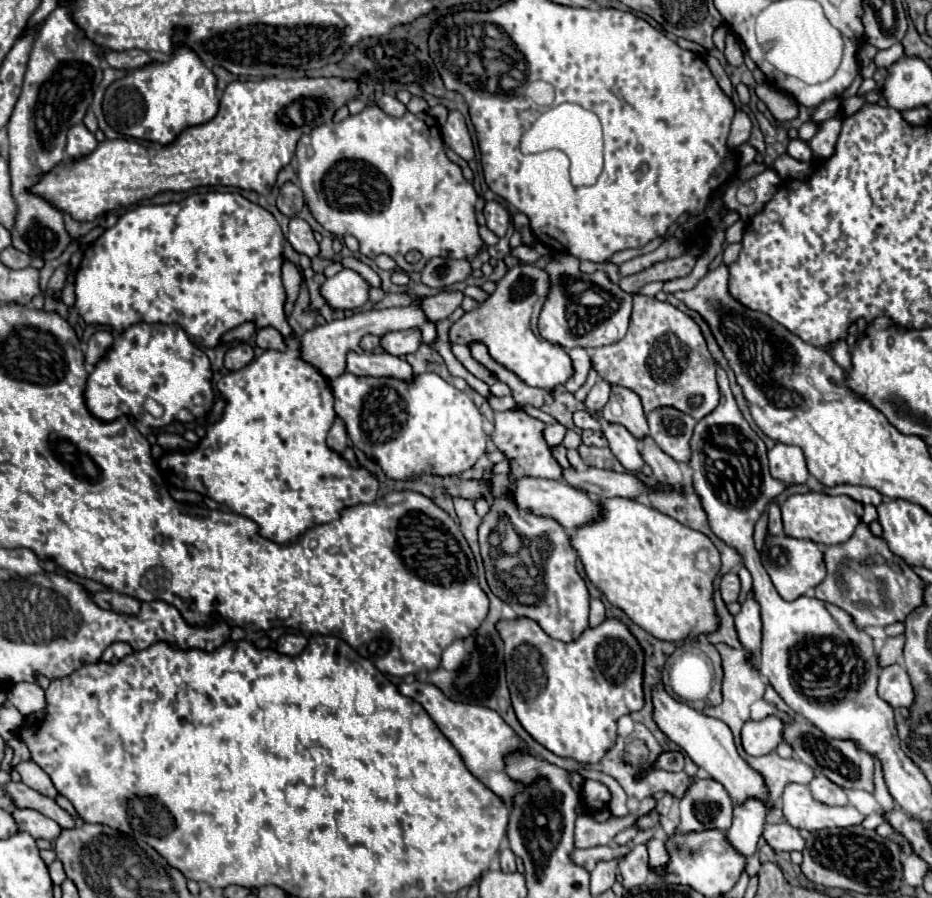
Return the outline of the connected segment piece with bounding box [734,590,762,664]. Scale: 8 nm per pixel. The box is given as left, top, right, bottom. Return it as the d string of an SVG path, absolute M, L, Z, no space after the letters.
M752 590L748 592L748 596L742 604L742 610L736 614L734 620L736 620L736 630L738 630L738 636L740 636L740 642L748 652L752 652L752 660L756 664L758 658L760 658L762 620L760 620L758 602L754 602L754 592Z

